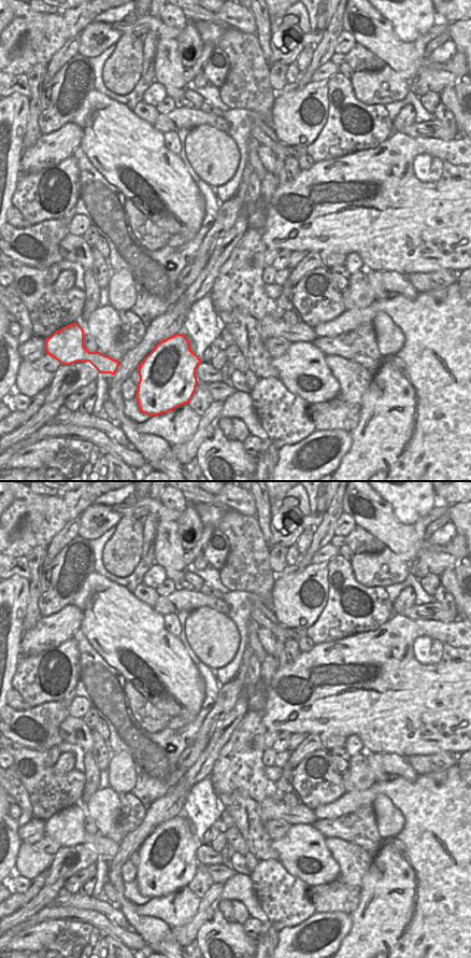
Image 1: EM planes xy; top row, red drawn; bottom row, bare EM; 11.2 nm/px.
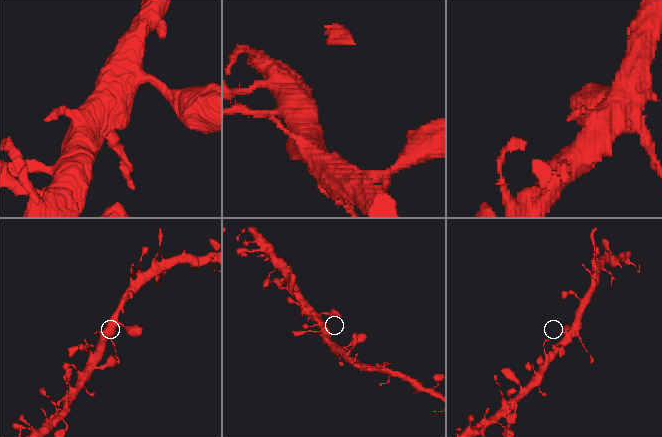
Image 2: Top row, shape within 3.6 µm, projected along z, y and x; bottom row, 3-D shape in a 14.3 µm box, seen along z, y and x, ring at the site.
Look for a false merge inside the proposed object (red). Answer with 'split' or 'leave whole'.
leave whole

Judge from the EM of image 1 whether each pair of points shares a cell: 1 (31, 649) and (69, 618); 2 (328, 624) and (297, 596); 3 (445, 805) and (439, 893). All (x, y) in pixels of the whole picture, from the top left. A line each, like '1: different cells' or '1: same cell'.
1: same cell
2: different cells
3: same cell

